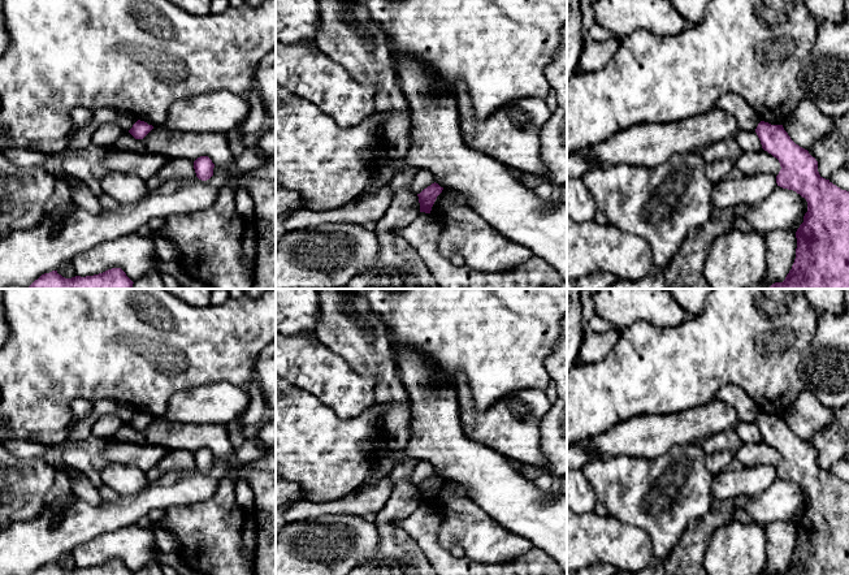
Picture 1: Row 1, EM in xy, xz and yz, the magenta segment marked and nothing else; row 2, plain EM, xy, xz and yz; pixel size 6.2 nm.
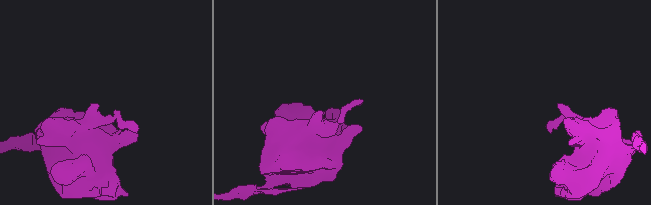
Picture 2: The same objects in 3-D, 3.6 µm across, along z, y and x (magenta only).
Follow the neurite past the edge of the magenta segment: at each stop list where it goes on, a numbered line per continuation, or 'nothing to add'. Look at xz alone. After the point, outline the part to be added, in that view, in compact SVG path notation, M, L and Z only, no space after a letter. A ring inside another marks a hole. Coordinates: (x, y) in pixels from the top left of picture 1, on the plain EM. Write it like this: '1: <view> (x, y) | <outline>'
nothing to add

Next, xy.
nothing to add

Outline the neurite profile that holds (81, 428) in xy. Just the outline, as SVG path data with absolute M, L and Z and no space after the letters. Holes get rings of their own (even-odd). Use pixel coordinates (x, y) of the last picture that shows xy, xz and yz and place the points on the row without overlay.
M112 399L95 401L92 412L82 419L75 419L72 424L70 438L78 444L83 442L92 435L95 421L105 414L120 416L124 423L129 423L138 411L125 402Z

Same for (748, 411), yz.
M737 385L723 386L716 398L733 406L741 421L755 423L761 410L754 401Z

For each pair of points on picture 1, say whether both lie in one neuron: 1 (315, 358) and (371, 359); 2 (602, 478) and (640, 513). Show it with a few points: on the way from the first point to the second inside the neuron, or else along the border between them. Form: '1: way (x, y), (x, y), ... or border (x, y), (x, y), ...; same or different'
1: border (320, 341), (355, 371), (371, 376); different
2: way (611, 484), (631, 504); same

